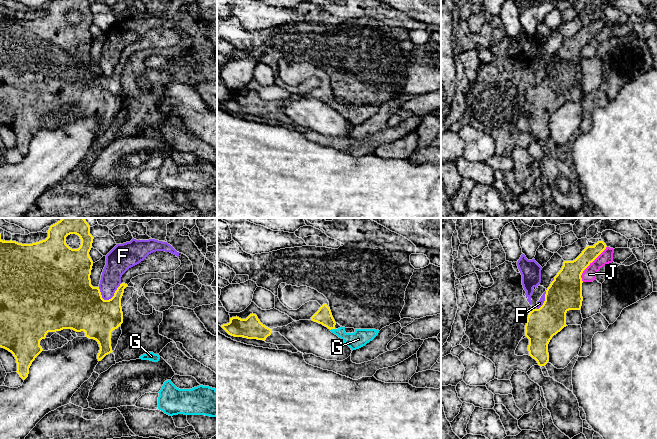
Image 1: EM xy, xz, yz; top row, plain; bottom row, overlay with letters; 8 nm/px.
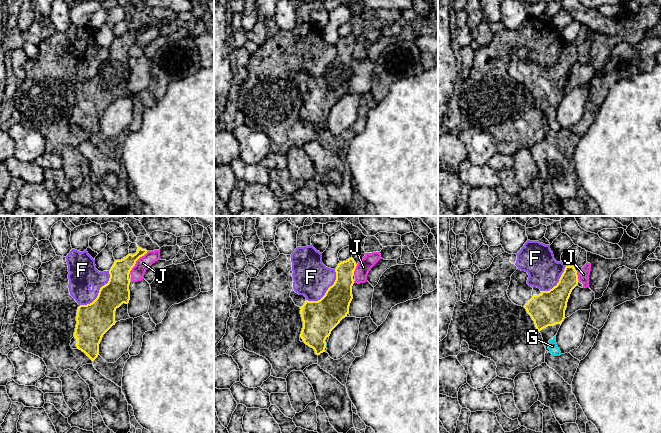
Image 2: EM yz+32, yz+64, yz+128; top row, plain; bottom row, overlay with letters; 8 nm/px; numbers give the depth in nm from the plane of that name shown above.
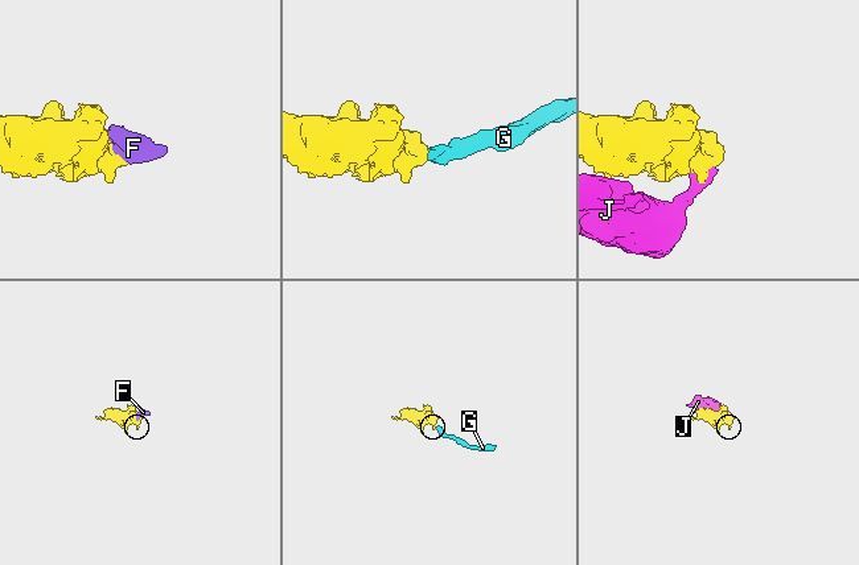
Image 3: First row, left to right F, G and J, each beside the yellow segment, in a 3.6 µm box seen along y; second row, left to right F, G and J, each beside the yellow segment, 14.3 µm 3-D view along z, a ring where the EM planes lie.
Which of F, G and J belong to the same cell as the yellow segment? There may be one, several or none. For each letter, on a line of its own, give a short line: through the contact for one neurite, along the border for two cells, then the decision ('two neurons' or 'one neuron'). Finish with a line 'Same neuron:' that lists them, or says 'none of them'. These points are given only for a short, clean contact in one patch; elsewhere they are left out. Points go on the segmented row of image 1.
F: two neurons
G: line xz (323, 316), (332, 328), (347, 338), (358, 339); one neuron
J: line yz (606, 246), (583, 271), (581, 275), (582, 281); two neurons
Same neuron: G

